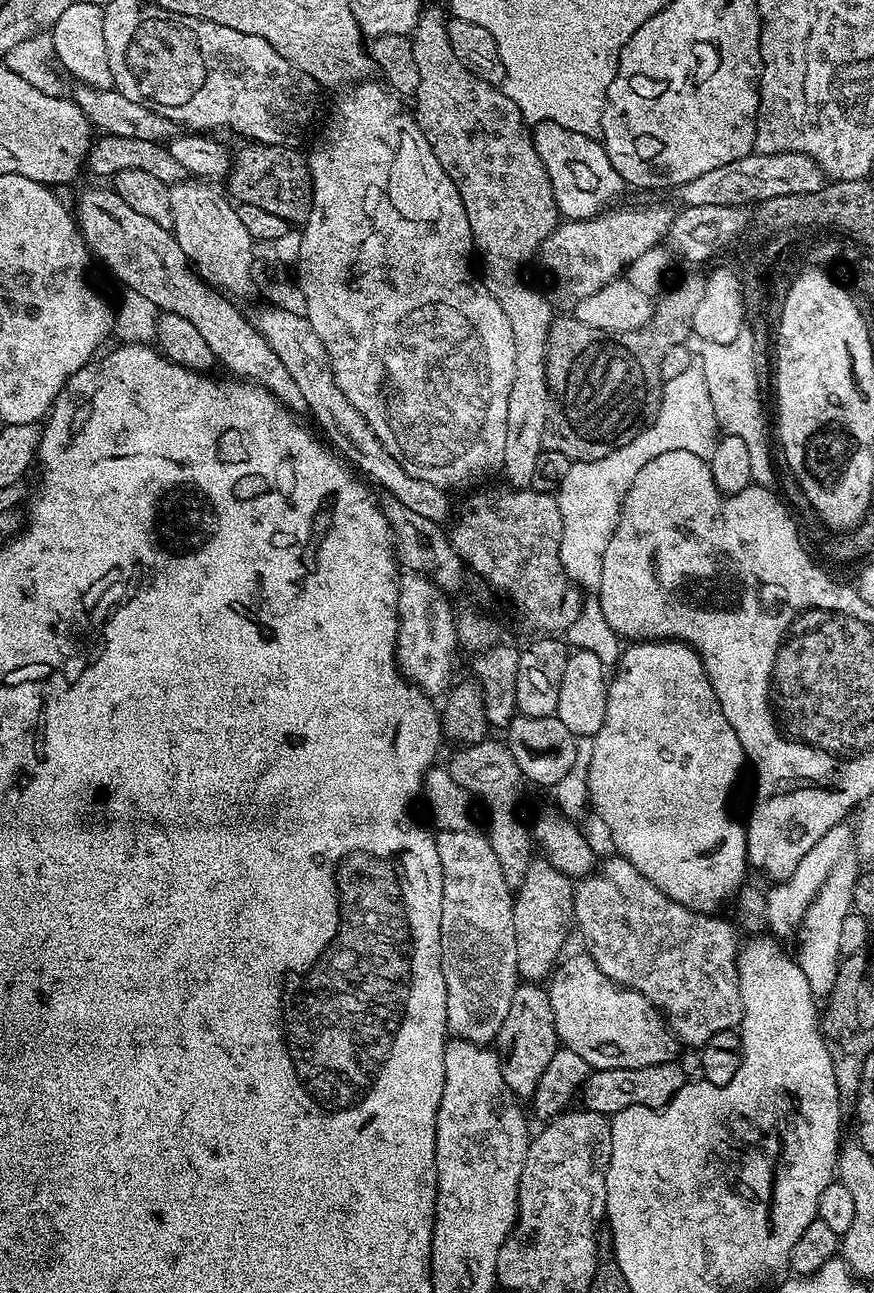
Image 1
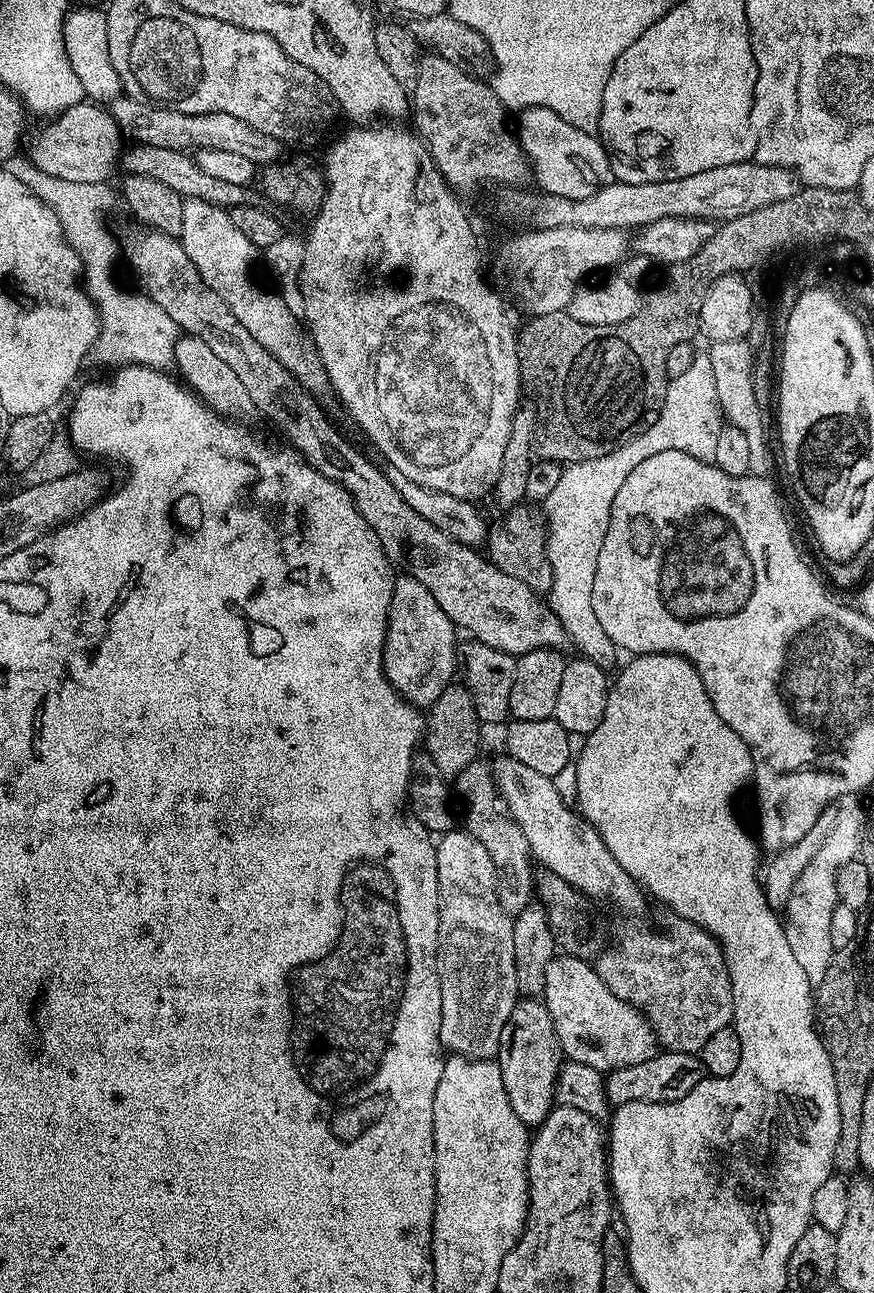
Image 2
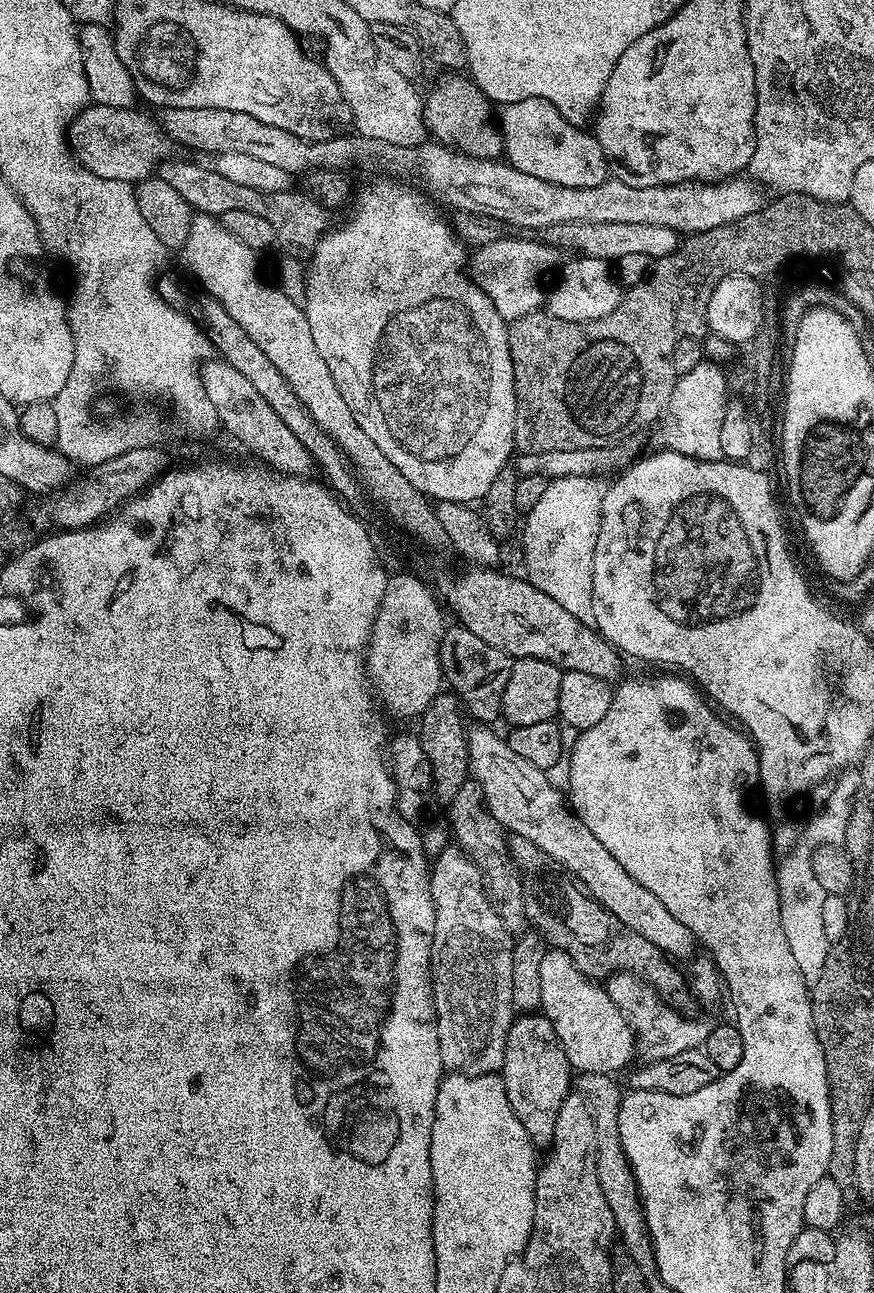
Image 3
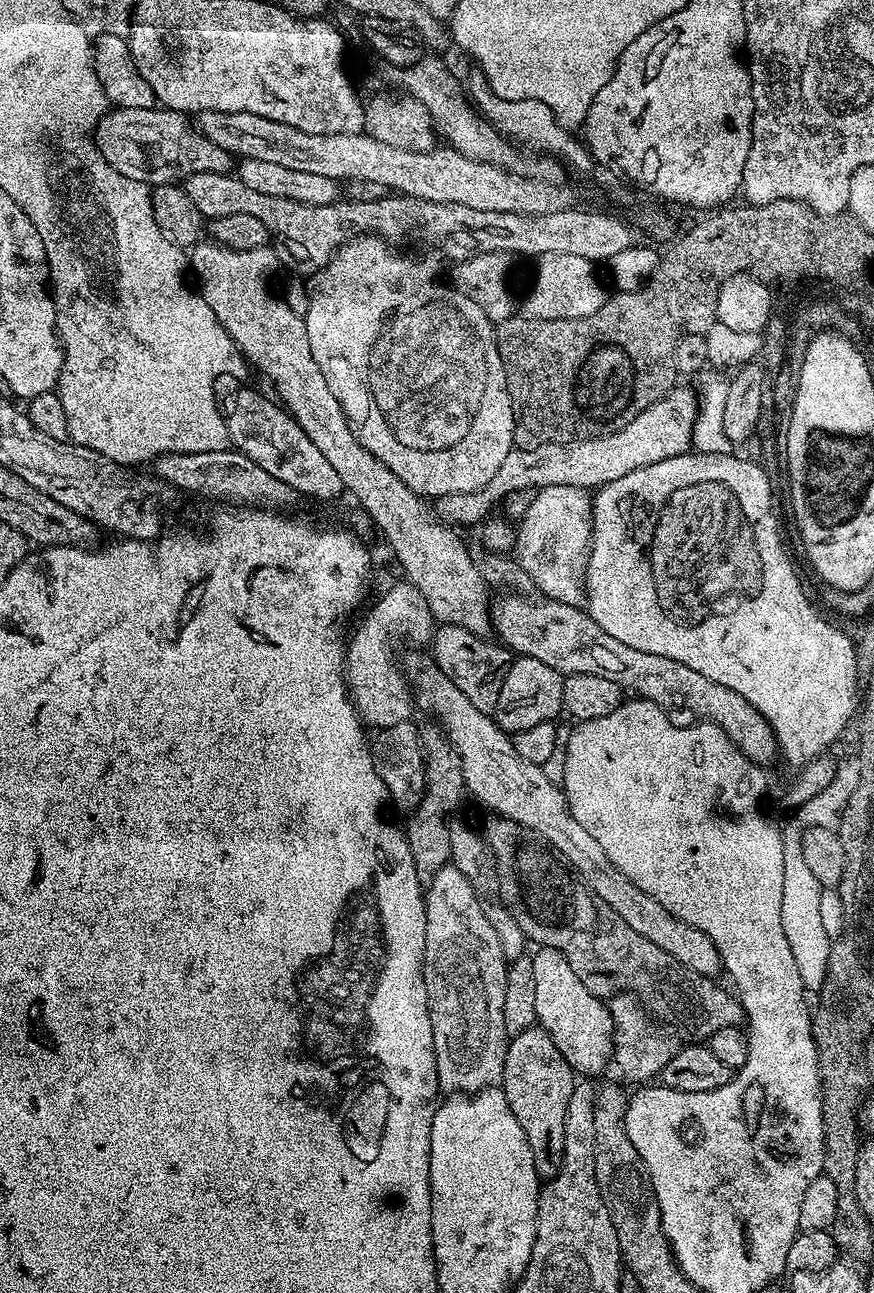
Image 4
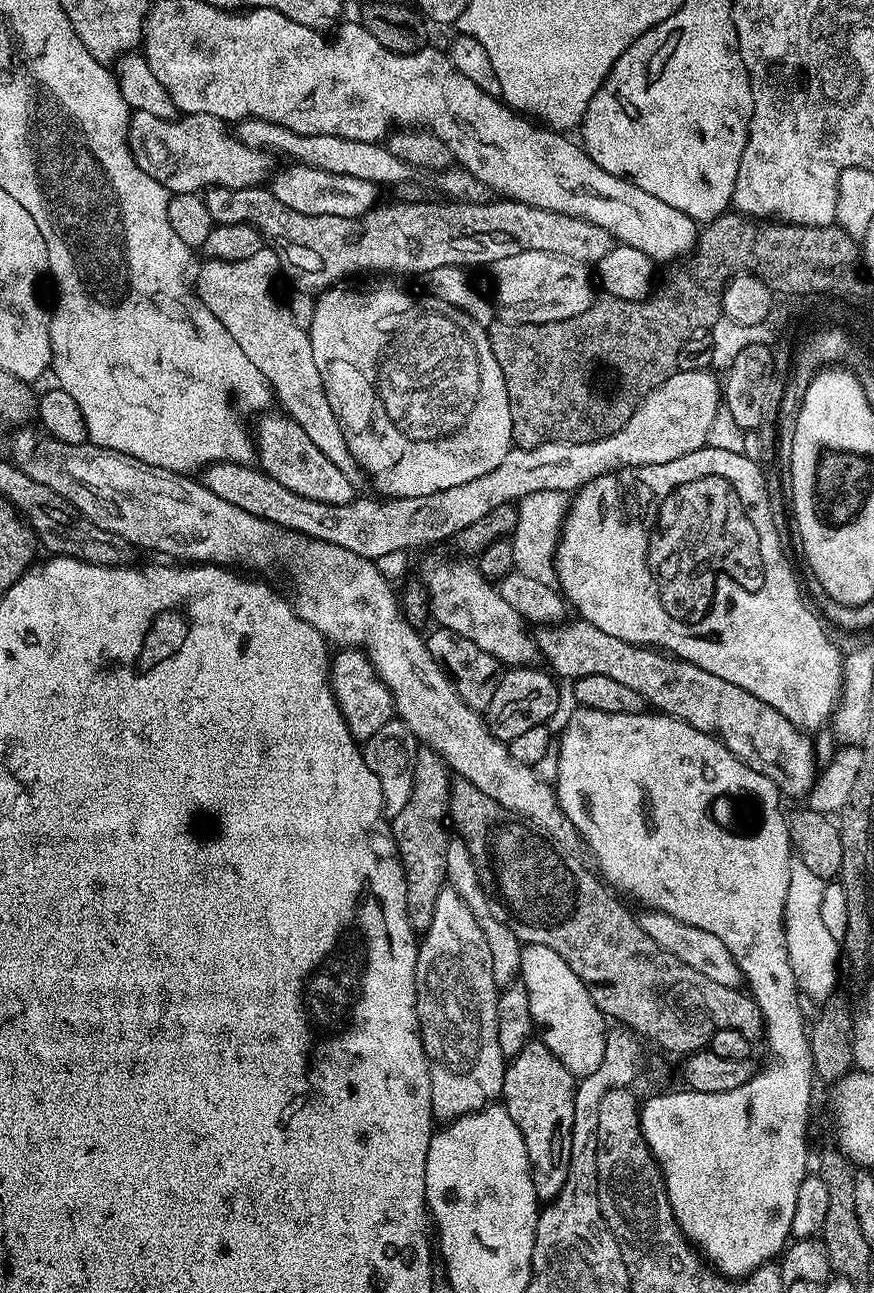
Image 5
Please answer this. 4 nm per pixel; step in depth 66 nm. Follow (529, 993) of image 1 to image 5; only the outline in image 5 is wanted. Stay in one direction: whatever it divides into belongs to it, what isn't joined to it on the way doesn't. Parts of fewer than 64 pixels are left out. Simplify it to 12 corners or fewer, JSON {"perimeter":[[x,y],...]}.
{"perimeter":[[539,1038],[504,1069],[504,1109],[526,1142],[536,1198],[562,1190],[572,1075]]}

